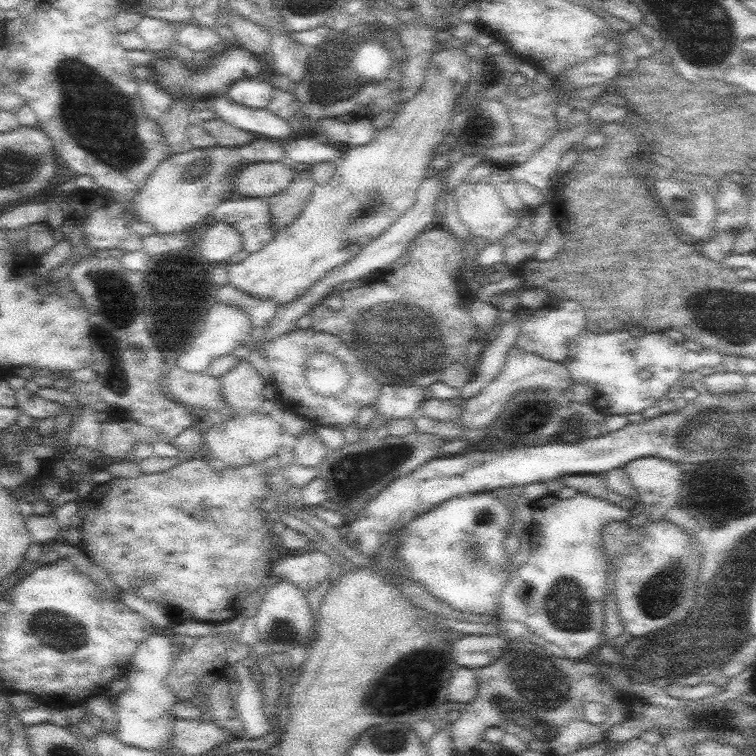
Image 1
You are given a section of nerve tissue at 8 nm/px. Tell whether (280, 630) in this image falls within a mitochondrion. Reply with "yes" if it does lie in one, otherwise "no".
yes

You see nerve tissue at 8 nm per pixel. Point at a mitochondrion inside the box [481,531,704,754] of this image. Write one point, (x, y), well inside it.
(529, 691)

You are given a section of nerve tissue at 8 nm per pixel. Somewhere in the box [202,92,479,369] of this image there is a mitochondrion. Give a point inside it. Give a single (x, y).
(377, 202)

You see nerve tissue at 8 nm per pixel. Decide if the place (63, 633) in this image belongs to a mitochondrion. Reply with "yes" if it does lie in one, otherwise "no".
yes

